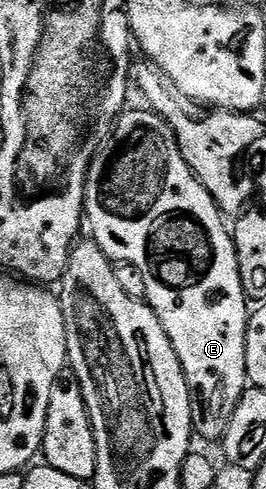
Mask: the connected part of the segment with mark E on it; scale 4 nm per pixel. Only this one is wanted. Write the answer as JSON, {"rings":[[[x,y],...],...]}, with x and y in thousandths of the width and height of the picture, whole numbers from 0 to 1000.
{"rings":[[[568,225],[541,229],[470,227],[432,243],[417,256],[421,274],[414,303],[365,301],[346,313],[346,329],[331,342],[331,368],[316,374],[316,440],[323,444],[327,464],[346,464],[338,474],[342,489],[357,491],[361,501],[406,521],[410,532],[440,542],[485,540],[489,546],[511,548],[526,562],[526,573],[541,579],[538,603],[549,607],[549,620],[579,634],[594,658],[609,658],[609,675],[624,675],[624,691],[654,708],[654,724],[669,724],[669,740],[692,759],[699,789],[714,798],[714,822],[722,824],[722,879],[741,894],[774,898],[786,904],[838,902],[850,888],[850,871],[910,814],[910,806],[936,791],[932,759],[925,757],[925,675],[932,673],[932,648],[940,644],[940,616],[917,603],[910,569],[895,552],[895,528],[887,526],[887,499],[872,491],[872,479],[861,460],[842,460],[850,450],[846,436],[805,413],[805,405],[744,372],[744,364],[714,348],[714,339],[684,323],[677,301],[647,276],[643,262],[620,256],[609,239],[586,235]]]}

